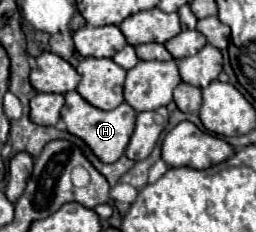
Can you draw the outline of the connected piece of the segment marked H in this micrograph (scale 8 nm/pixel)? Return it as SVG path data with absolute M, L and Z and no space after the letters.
M77 91L65 93L65 105L61 109L61 121L65 123L65 129L79 137L103 163L115 163L123 153L129 143L129 137L135 127L135 111L131 105L121 103L113 111L101 111L93 105L89 105Z

